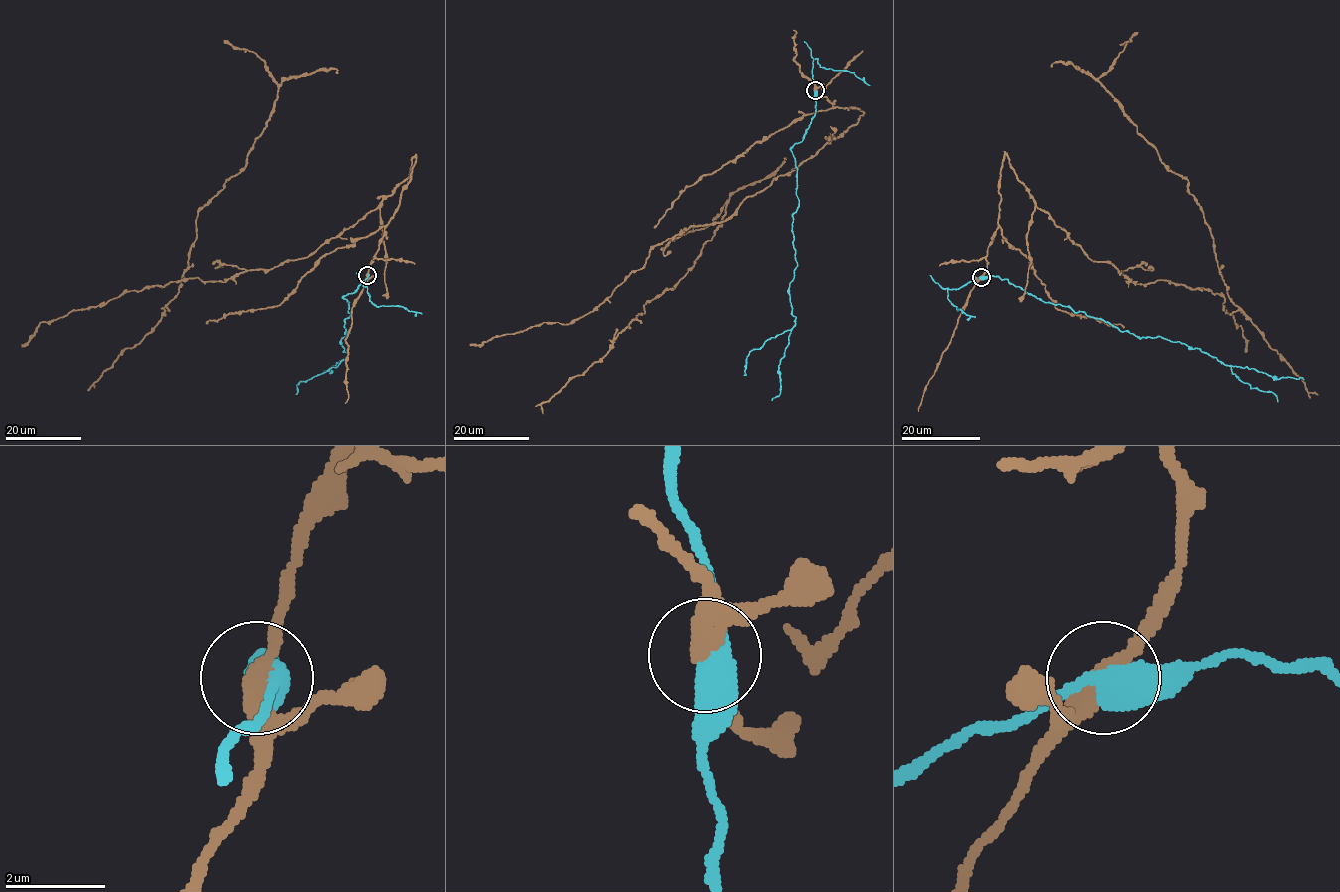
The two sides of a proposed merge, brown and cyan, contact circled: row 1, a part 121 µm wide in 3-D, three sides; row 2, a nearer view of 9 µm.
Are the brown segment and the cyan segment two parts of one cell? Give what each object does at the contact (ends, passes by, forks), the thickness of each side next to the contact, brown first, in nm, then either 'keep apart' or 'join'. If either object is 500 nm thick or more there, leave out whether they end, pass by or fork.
brown passes by; cyan passes by; calibres 360 and 440 nm; keep apart

